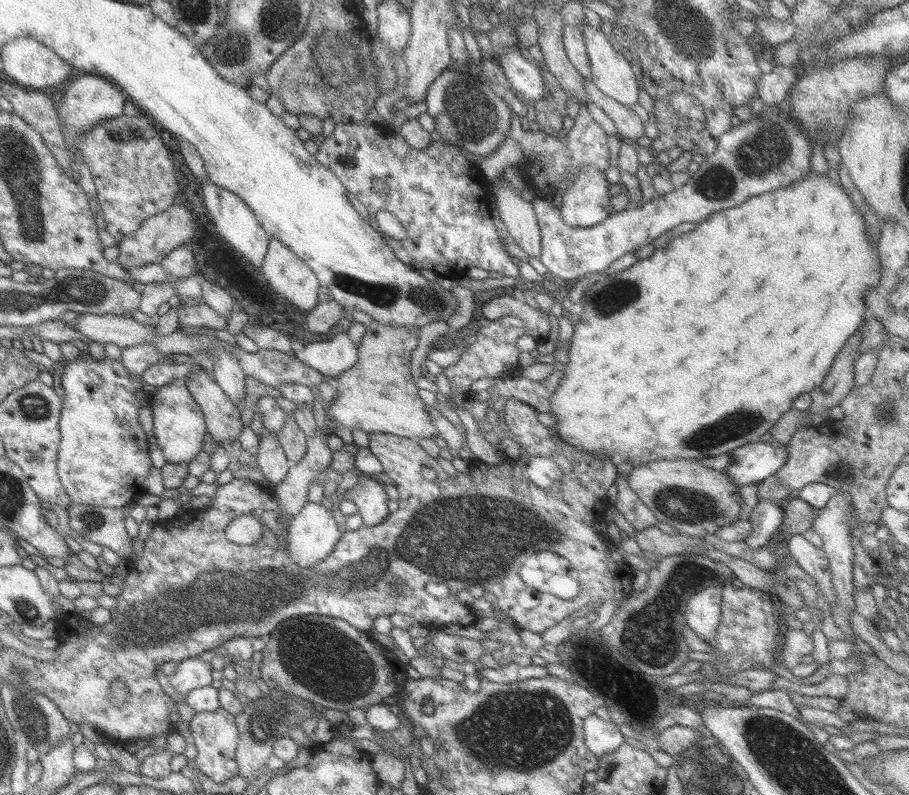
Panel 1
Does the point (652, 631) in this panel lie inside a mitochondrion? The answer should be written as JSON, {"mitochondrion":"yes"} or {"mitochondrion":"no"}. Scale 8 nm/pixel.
{"mitochondrion":"yes"}

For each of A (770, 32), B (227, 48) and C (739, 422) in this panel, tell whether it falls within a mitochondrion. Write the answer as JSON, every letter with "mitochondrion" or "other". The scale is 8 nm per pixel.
{"A":"other","B":"mitochondrion","C":"mitochondrion"}

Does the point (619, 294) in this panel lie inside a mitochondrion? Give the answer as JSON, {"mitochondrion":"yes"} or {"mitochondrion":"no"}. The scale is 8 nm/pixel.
{"mitochondrion":"yes"}

